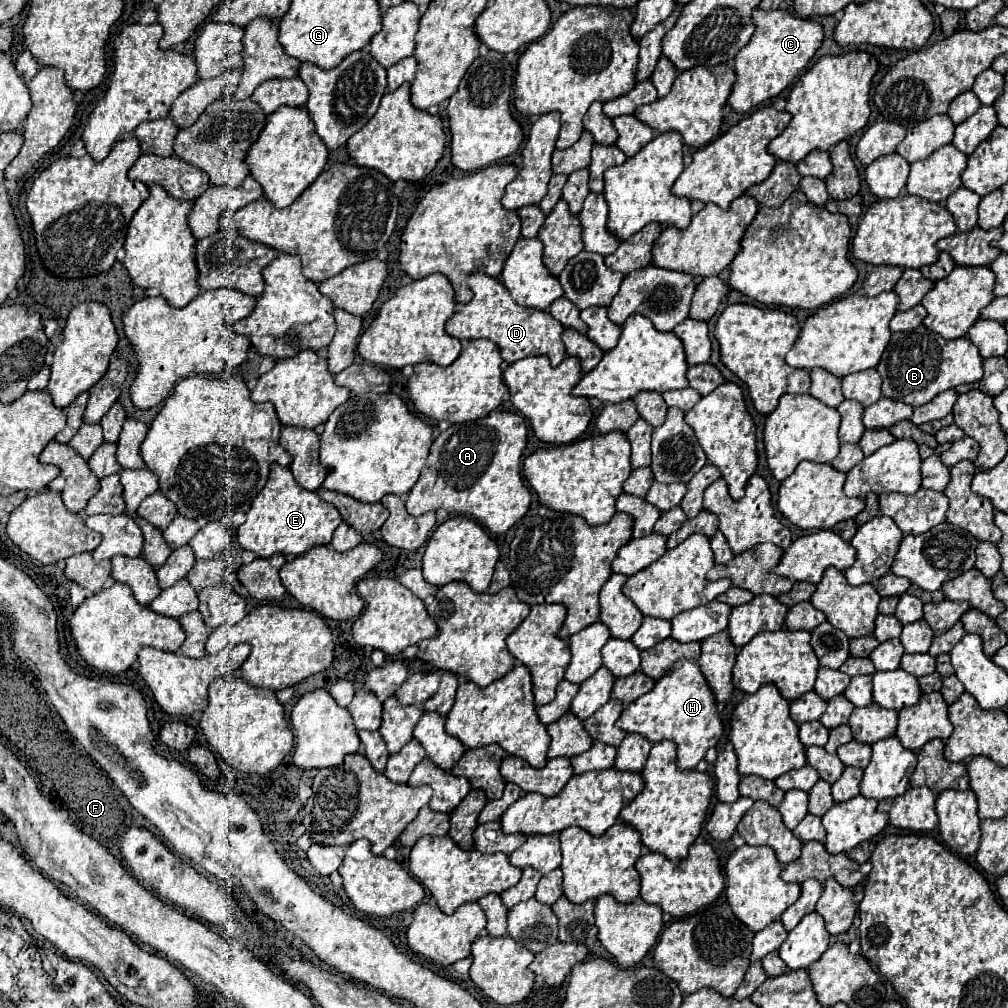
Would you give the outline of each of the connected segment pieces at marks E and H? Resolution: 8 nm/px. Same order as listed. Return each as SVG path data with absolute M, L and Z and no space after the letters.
M272 465L264 489L256 495L246 513L246 523L238 527L238 541L258 557L270 557L274 553L302 555L314 545L328 545L340 523L342 515L334 505L322 501L316 491L302 489L288 467Z
M680 659L670 673L656 681L650 693L630 703L616 721L616 727L626 733L640 733L650 743L672 739L678 745L680 769L696 769L700 759L704 759L706 751L720 741L724 731L716 697L702 675L700 665L690 659Z

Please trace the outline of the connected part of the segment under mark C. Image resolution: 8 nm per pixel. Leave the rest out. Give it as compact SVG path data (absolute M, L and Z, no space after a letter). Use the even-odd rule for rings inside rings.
M756 7L752 17L756 31L748 45L734 59L736 83L728 105L736 111L750 111L784 91L796 79L796 75L806 69L808 61L814 57L824 39L824 29L818 21L798 17L784 9L764 11Z

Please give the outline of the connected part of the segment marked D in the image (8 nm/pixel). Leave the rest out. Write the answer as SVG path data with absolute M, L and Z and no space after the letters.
M474 273L468 285L474 291L474 299L458 307L458 311L446 321L446 333L454 335L456 339L490 339L500 347L502 359L506 363L514 363L530 355L548 355L552 365L562 363L562 359L566 357L566 349L562 349L564 329L562 325L558 325L558 321L554 321L554 317L550 317L550 313L516 305L508 289L496 277Z

